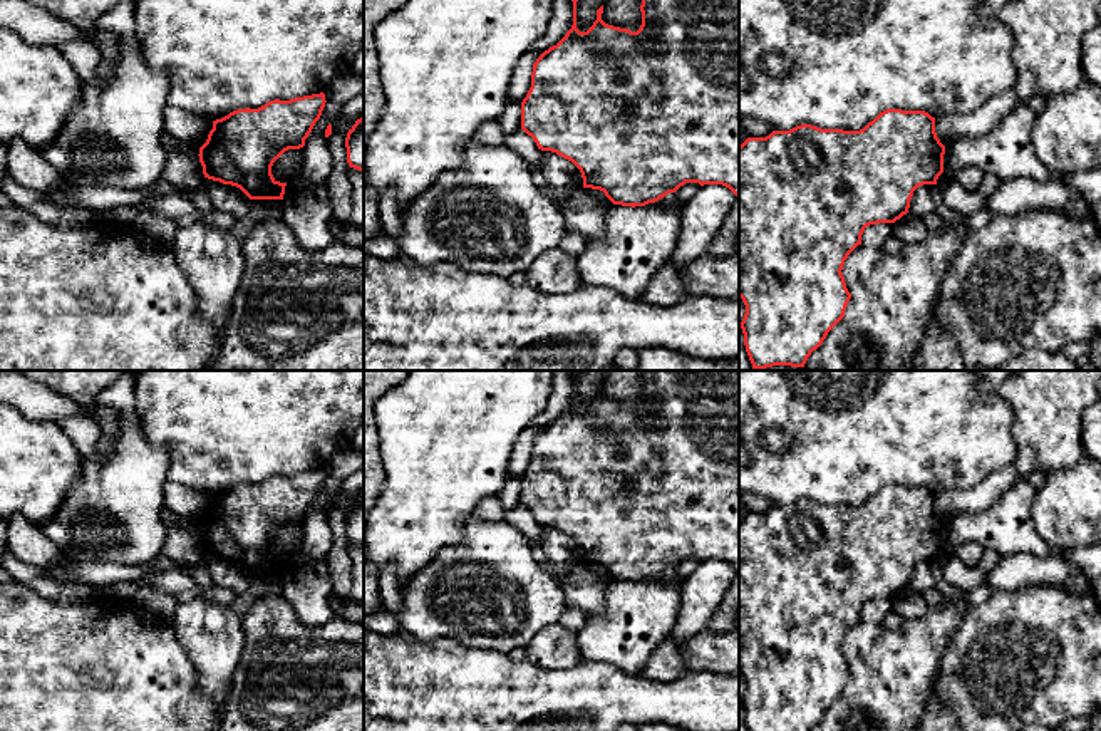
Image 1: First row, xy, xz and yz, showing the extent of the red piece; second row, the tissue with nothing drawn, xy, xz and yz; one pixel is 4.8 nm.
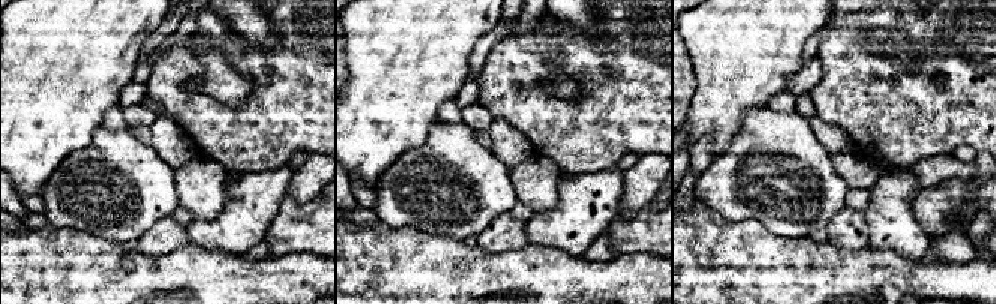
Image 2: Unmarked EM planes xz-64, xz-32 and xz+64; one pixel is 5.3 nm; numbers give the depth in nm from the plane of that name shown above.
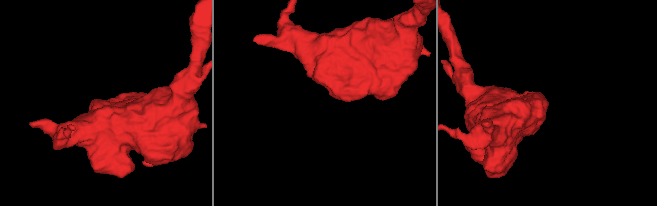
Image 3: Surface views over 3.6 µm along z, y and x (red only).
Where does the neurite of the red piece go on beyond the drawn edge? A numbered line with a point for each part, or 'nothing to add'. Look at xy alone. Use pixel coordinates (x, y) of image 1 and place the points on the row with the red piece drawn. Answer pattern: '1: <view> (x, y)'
nothing to add

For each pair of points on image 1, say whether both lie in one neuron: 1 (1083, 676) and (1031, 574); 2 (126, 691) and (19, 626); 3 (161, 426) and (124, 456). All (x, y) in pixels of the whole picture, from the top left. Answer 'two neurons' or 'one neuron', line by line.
1: two neurons
2: one neuron
3: two neurons

